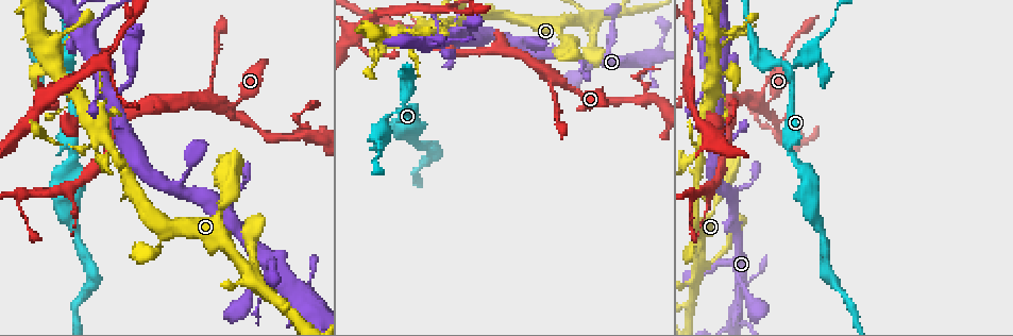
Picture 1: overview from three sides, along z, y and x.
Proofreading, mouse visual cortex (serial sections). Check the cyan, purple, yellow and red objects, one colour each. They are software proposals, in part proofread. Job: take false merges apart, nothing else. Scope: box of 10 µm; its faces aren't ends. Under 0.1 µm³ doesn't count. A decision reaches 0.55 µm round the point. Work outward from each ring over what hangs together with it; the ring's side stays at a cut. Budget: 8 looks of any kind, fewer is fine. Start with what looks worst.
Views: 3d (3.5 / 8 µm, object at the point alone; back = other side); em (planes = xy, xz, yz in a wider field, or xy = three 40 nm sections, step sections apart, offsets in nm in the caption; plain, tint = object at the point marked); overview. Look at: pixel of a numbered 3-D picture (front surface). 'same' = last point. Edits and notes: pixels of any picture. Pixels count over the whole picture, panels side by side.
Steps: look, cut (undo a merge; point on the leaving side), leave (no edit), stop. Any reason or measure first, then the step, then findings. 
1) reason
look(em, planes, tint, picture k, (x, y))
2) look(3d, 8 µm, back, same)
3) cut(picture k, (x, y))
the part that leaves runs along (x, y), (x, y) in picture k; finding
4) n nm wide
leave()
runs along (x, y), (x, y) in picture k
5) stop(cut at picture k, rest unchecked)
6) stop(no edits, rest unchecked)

look(3d, 3.5 µm, picture 1, (245, 263))

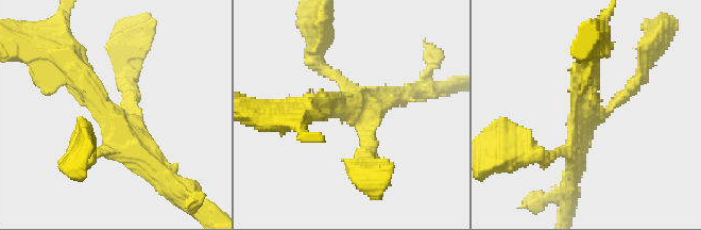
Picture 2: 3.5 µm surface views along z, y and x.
4 arms; arms of 200, 200, 300, 350 nm
look(em, planes, tint, picture 2, (350, 104))

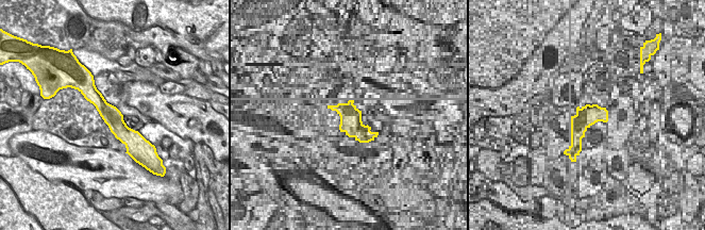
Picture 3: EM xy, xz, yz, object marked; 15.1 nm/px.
280 nm wide
leave()
runs along (62, 58), (153, 165) in picture 2; continuous, no second cell

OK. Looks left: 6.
three arms meet
look(3d, 3.5 µm, picture 1, (792, 74))

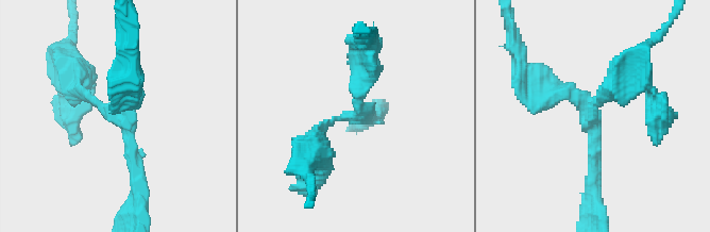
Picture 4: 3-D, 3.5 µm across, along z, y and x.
3 arms; arms of 200, 250, 300 nm
look(em, xy, step 2, tint, picture 4, (359, 116))

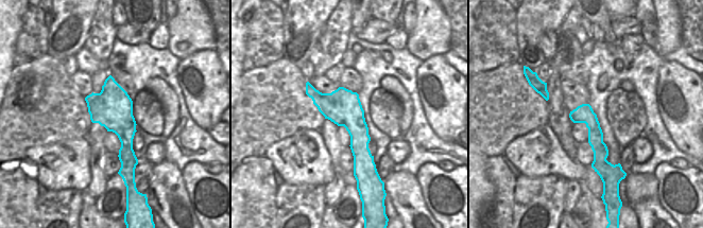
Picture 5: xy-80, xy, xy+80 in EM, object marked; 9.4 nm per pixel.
leave()
runs along (136, 185), (127, 123), (74, 84) in picture 4; one cell here

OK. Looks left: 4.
side arm on a straight run
look(3d, 3.5 µm, picture 1, (772, 113))

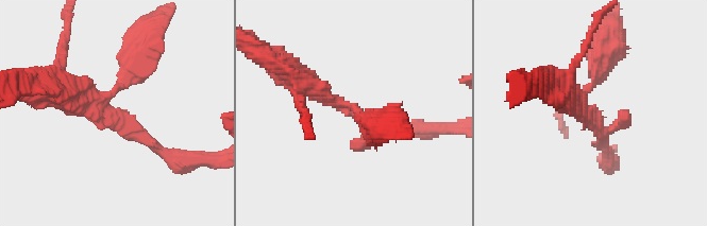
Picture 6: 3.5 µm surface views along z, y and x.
look(em, planes, tint, picture 6, (106, 112))

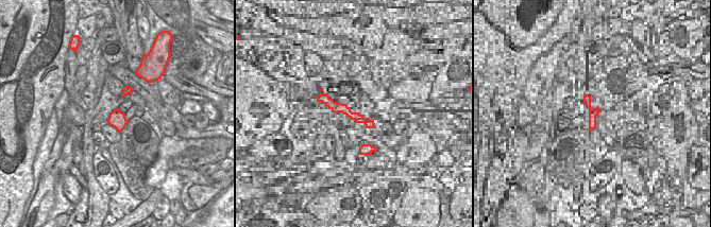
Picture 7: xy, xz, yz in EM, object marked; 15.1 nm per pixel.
260 nm wide
leave()
runs along (134, 62), (101, 104), (164, 150) in picture 6; one cell here

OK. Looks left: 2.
branch point
look(3d, 3.5 µm, picture 1, (730, 127))

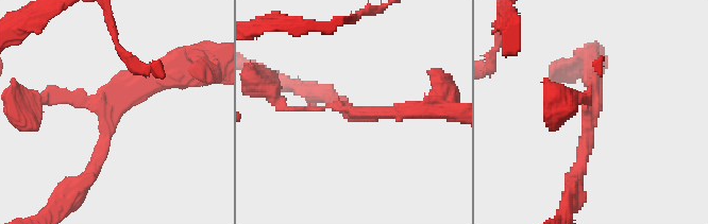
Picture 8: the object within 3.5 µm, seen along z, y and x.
3 arms; arms of 100, 200, 250 nm
look(em, planes, tint, picture 8, (355, 113))

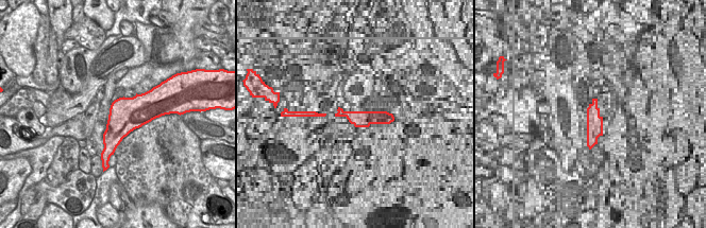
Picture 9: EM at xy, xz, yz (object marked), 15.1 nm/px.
leave()
runs along (173, 69), (108, 115), (93, 170) in picture 8; one cell here

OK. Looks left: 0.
stop(no edits, rest unchecked)

